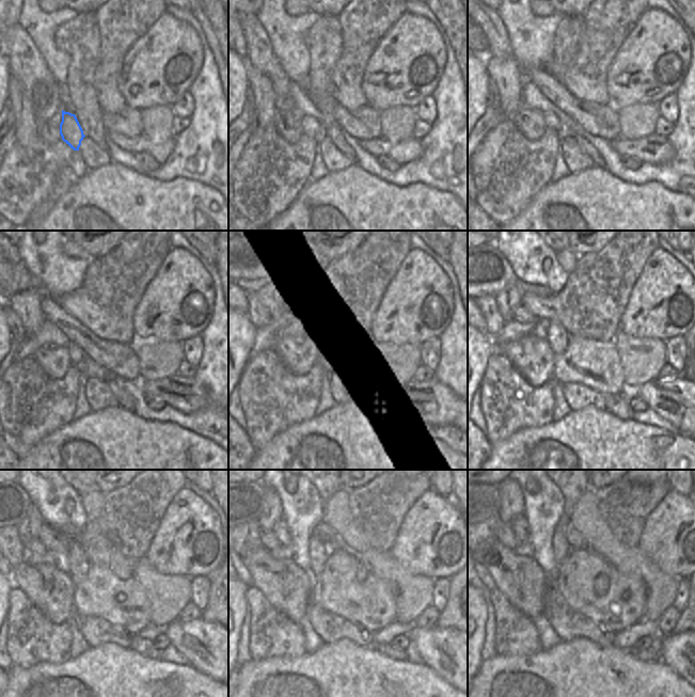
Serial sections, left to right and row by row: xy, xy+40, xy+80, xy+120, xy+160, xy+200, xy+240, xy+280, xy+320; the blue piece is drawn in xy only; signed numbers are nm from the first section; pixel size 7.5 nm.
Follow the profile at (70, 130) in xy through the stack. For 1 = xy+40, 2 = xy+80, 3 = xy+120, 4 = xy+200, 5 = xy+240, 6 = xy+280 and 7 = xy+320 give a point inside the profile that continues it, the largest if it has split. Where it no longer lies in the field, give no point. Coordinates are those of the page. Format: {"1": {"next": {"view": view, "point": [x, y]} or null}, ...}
{"1": {"next": {"view": "xy+40", "point": [312, 128]}}, "2": {"next": {"view": "xy+80", "point": [551, 121]}}, "3": {"next": {"view": "xy+120", "point": [76, 353]}}, "4": {"next": {"view": "xy+200", "point": [556, 335]}}, "5": {"next": {"view": "xy+240", "point": [78, 571]}}, "6": {"next": {"view": "xy+280", "point": [318, 552]}}, "7": {"next": {"view": "xy+320", "point": [572, 491]}}}

